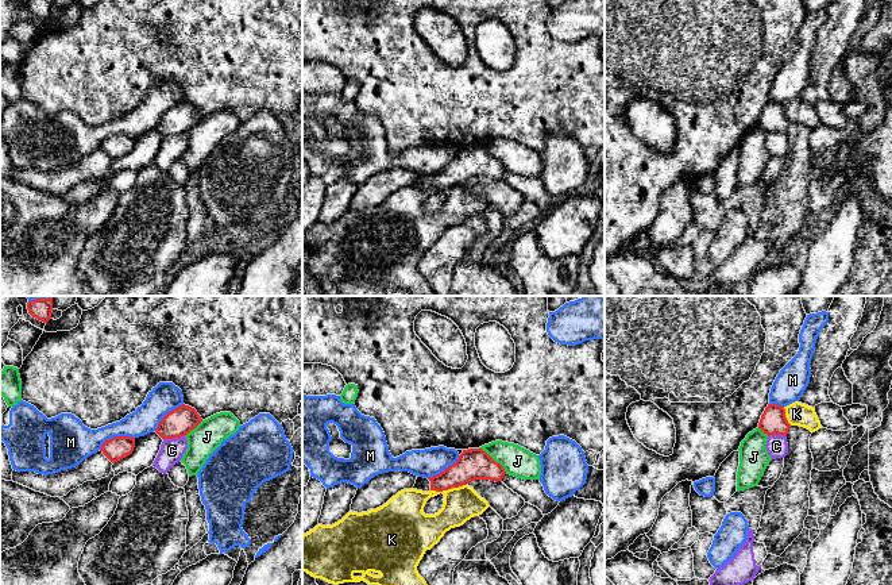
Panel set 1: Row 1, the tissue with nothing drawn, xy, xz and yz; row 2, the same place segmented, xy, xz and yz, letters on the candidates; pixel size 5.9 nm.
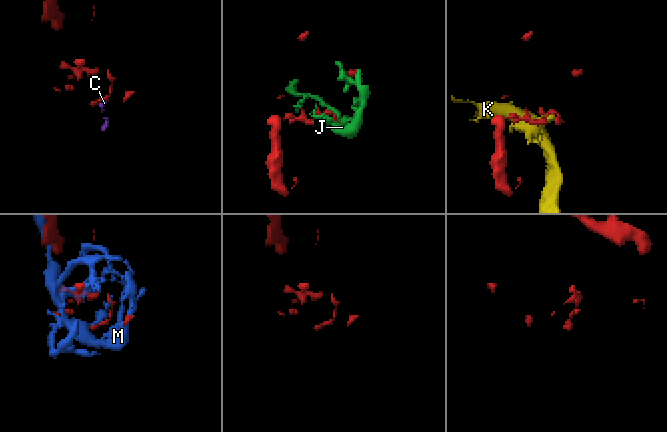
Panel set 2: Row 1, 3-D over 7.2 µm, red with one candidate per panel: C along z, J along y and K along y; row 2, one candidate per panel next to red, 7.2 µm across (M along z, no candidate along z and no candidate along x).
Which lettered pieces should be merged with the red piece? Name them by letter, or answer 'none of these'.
none of these

